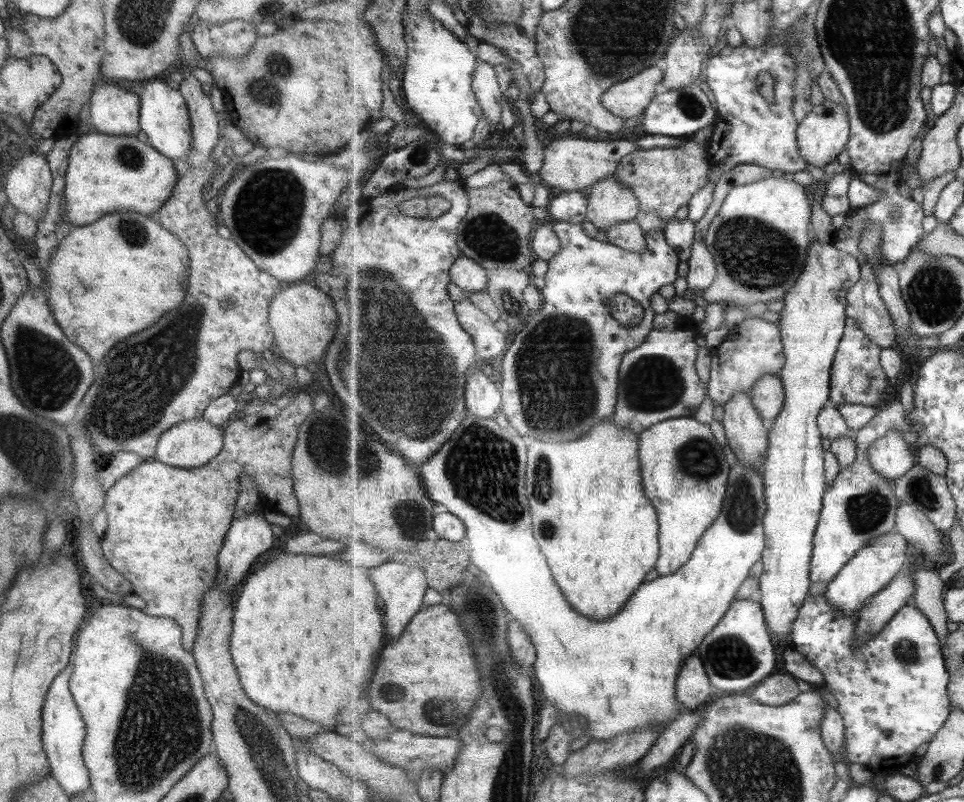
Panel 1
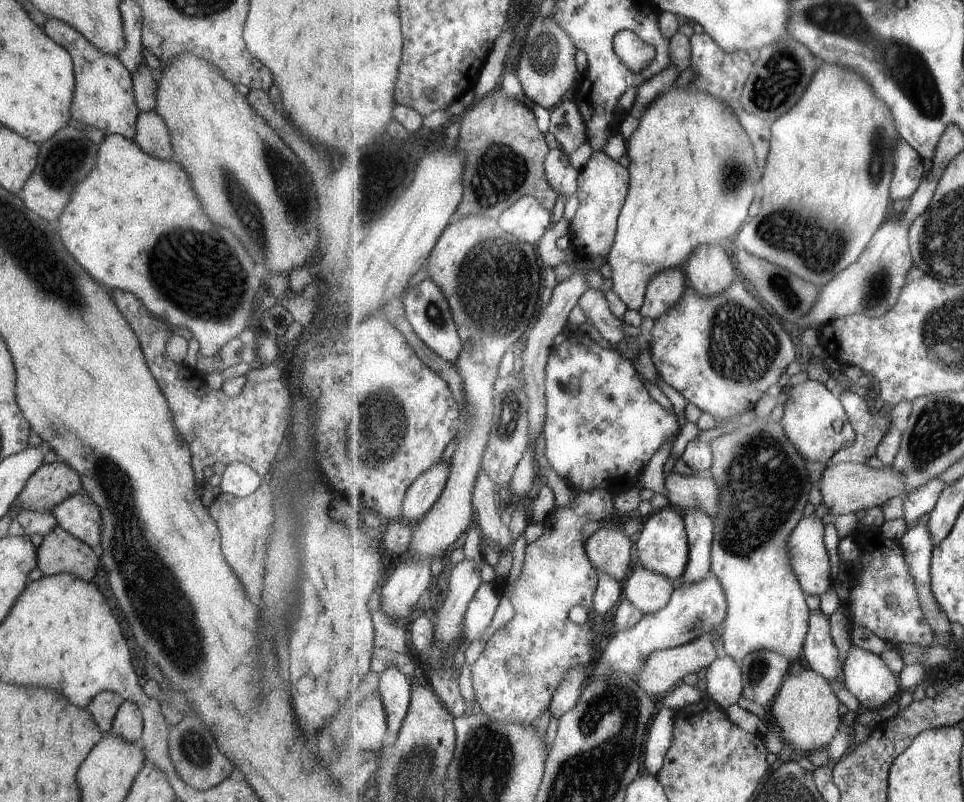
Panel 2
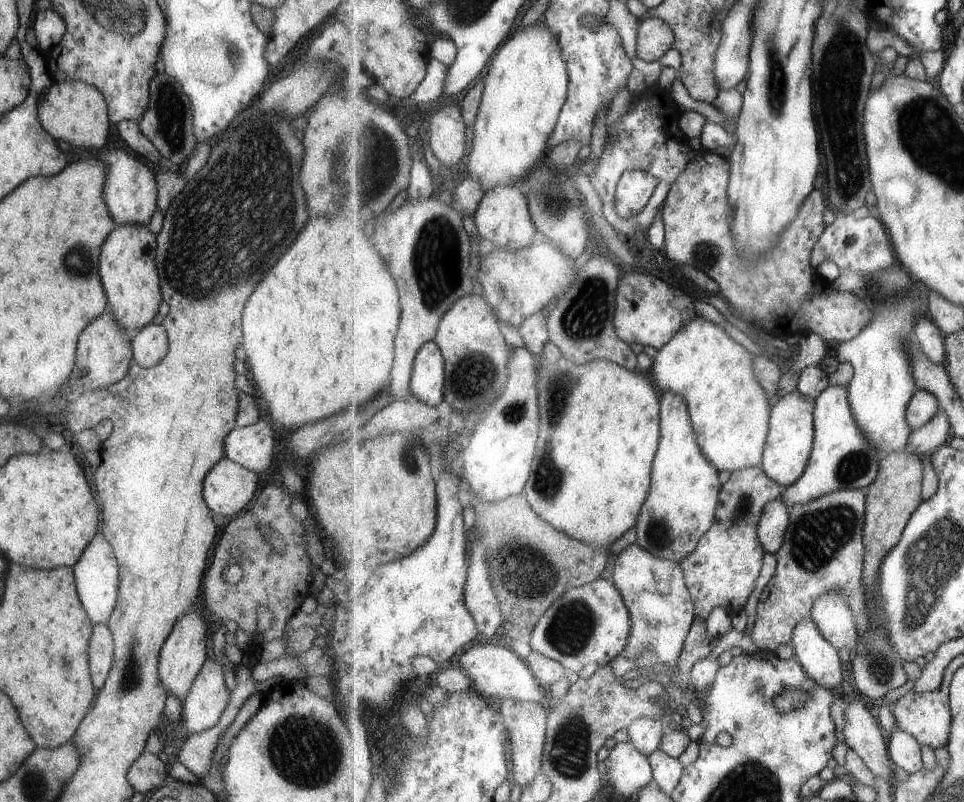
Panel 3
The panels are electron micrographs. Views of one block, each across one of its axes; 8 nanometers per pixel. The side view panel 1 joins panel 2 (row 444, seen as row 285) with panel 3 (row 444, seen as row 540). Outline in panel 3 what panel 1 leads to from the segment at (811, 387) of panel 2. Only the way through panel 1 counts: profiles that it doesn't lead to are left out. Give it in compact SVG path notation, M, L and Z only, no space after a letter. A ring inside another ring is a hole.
M799 389L783 395L772 408L768 442L761 465L769 478L785 487L796 483L808 467L816 438L815 411L816 400L805 396Z

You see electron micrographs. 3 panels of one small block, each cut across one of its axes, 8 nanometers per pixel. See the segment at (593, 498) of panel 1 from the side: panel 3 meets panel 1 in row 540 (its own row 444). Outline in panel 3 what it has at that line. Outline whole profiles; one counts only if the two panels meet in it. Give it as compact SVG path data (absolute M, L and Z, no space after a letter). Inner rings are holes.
M563 356L559 362L549 363L543 358L540 366L541 388L541 438L538 440L536 456L532 462L532 474L525 487L525 493L533 508L556 529L562 530L571 538L589 543L597 547L611 546L617 542L629 528L636 526L641 509L648 499L649 491L652 490L652 464L656 458L657 451L660 450L661 436L661 392L657 390L654 382L651 382L645 374L633 372L623 368L620 364L595 360L595 362L578 365L567 357Z

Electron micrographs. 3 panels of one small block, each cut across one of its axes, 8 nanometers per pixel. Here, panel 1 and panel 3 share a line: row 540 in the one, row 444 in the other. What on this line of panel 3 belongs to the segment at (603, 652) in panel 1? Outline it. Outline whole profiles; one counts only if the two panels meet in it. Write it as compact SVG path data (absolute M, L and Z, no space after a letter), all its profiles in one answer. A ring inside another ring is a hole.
M697 316L669 344L658 350L653 358L651 372L654 385L661 394L673 391L686 400L696 428L697 442L720 471L732 473L762 464L773 407L769 406L768 392L756 377L754 355L745 346L737 344L719 325ZM526 346L525 347L517 347L513 349L512 357L510 358L510 363L508 364L509 372L511 372L511 376L509 376L509 384L507 384L507 390L505 390L505 394L498 398L493 404L489 405L489 410L487 414L485 414L482 420L479 420L473 427L473 432L465 445L465 458L463 463L463 468L461 470L464 485L467 487L467 490L473 490L473 492L480 494L486 501L497 502L507 498L511 495L518 495L525 492L526 484L530 479L532 474L532 462L536 456L536 448L538 446L537 436L539 436L539 394L540 390L537 386L540 386L540 366L541 359L539 356L534 355Z

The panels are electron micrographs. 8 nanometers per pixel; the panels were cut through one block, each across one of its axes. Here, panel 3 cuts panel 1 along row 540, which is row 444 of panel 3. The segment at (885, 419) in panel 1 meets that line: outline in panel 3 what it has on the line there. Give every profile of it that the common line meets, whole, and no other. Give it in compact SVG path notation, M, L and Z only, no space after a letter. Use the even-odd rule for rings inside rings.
M848 386L827 387L816 398L816 438L804 475L781 496L789 509L843 489L864 489L877 480L881 461L889 452L877 449L861 430L853 414Z

